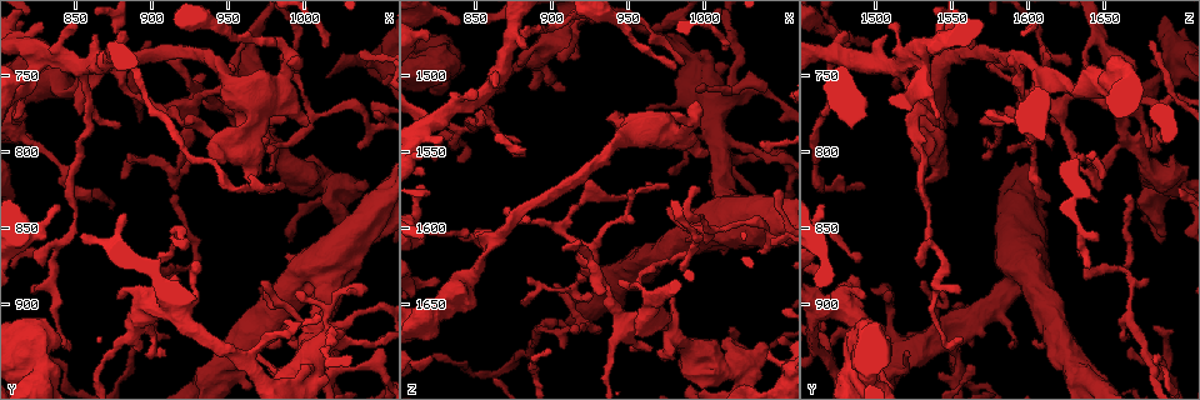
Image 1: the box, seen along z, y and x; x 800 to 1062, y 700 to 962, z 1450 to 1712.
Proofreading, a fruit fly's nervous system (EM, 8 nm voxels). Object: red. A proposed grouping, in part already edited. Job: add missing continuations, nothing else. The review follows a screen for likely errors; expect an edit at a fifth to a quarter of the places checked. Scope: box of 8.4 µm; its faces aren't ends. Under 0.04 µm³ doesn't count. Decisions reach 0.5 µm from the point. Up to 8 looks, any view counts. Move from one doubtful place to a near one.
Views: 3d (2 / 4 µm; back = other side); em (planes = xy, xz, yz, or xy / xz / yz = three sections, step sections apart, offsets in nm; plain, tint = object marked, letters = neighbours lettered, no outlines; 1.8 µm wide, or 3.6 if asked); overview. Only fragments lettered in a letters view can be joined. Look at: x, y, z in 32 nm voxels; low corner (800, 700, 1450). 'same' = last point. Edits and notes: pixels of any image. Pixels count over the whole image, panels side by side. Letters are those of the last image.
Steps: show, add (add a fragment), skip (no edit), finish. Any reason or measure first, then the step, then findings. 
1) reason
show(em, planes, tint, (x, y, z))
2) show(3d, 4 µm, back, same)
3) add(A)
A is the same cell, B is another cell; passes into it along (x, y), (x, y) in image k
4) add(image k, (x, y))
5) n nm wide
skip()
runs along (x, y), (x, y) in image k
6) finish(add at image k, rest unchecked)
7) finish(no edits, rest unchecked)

branch stops here
show(3d, 4 µm, (822, 892, 1558))

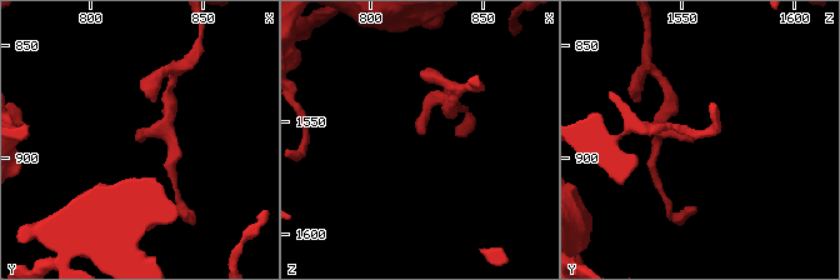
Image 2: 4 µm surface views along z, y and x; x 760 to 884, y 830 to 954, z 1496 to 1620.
need the tissue
show(em, xz, step 16, letters, (821, 892, 1556))

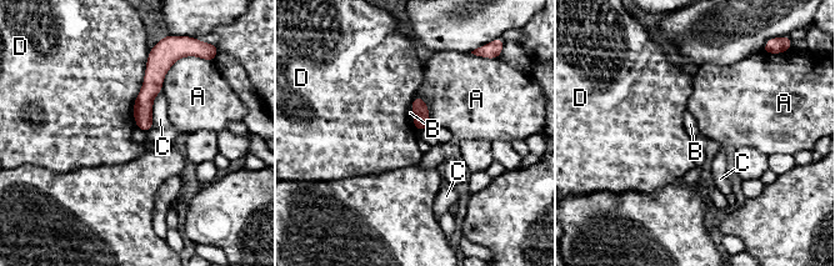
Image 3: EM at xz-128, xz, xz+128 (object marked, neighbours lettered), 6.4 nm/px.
show(em, xy, step 8, letters, same)

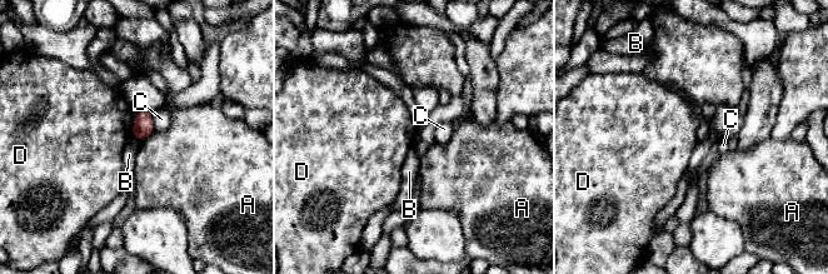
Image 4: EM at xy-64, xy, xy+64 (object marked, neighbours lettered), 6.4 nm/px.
skip()
A, B, C and D are other cells; border along (135, 111), (130, 135) in image 4; none of them fits

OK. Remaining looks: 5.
a fork
show(em, planes, letters, (878, 738, 1592))

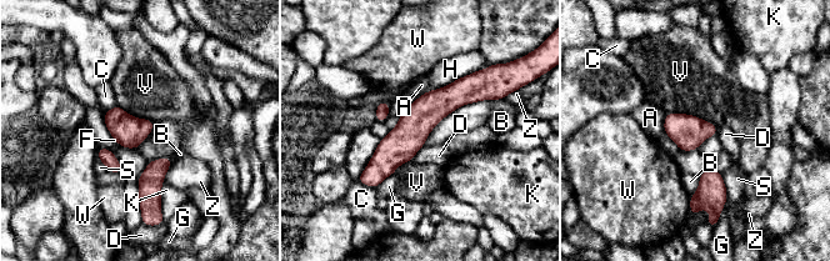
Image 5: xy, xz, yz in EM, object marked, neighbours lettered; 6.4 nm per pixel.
H touches over 340 nm
skip()
A, B, C, D, F, G, H, K, S, V, W and Z are other cells; runs along (484, 93), (444, 100), (363, 179) in image 5; none of them fits

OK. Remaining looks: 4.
branch stops here
show(em, planes, tint, (862, 830, 1612))

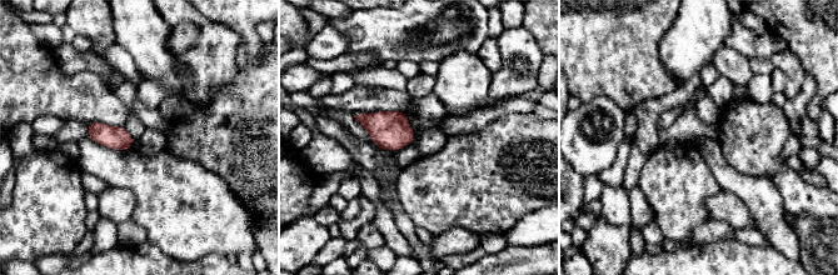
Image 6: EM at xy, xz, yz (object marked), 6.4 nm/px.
what lies round it
show(em, planes, letters, same)

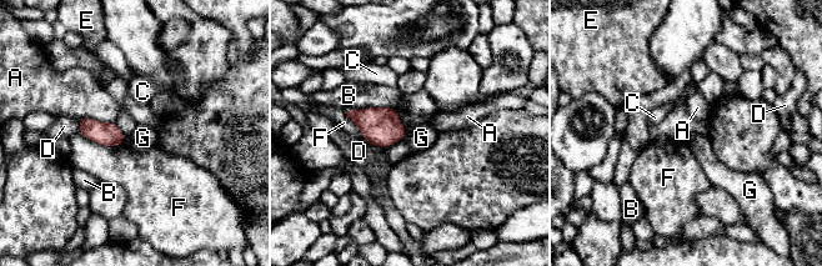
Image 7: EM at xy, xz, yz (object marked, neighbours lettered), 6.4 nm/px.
skip()
A, B, C, D, E, F and G are other cells; border along (126, 136), (121, 144) in image 7; none of them fits

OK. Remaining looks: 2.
finish(no edits, rest unchecked)

